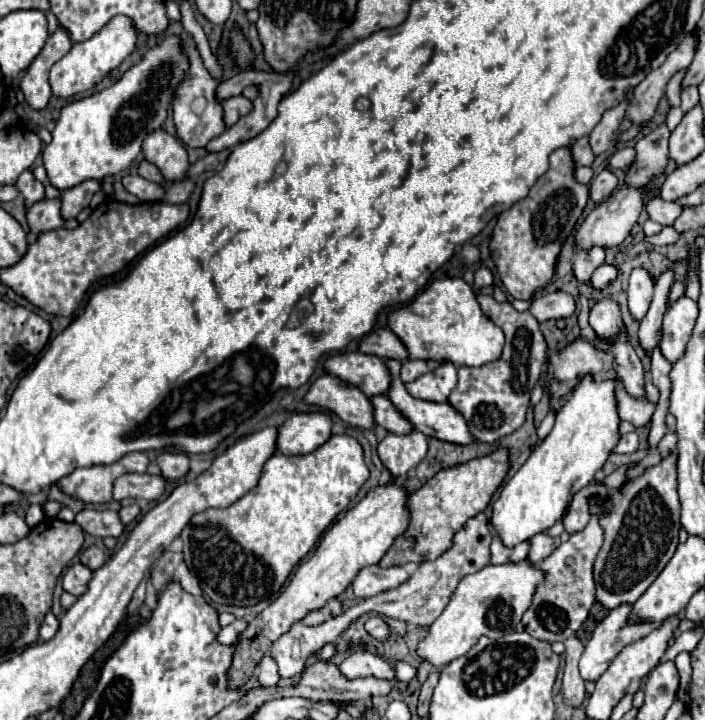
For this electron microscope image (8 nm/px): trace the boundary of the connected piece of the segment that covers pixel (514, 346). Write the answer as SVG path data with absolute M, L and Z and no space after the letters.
M478 295L482 311L504 331L506 345L500 359L480 365L480 367L460 367L458 383L452 389L448 403L462 413L468 429L478 443L494 443L510 433L514 433L526 421L526 411L530 407L530 391L534 389L540 373L546 365L546 339L540 331L540 323L528 313L518 313L512 305L494 301L492 295Z

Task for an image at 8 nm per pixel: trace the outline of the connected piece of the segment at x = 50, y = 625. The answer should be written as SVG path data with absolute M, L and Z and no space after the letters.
M48 613L40 625L40 639L50 641L56 635L56 631L58 631L58 619L52 613Z

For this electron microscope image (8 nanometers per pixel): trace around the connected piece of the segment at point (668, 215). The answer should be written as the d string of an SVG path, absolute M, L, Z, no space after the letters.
M660 197L650 199L648 205L646 205L646 209L648 209L650 219L656 221L656 223L660 223L660 225L672 225L680 217L680 211L682 211L678 205L668 205Z

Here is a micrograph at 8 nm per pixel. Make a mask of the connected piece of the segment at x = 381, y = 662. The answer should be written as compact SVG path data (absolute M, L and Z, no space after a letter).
M356 651L352 653L342 665L340 673L346 679L358 679L358 677L376 677L376 679L396 679L392 663L386 659L366 653L366 651Z

